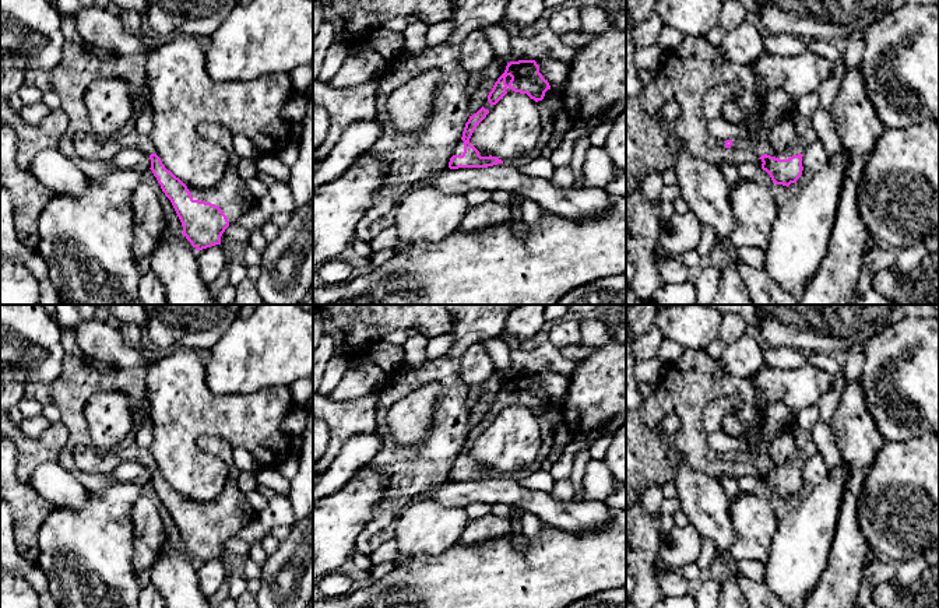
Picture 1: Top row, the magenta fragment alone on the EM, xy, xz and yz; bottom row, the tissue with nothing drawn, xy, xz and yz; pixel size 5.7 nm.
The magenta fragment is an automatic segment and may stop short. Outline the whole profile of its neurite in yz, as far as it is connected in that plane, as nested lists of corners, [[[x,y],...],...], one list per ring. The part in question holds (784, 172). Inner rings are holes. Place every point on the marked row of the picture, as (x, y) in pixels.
[[[796,113],[794,127],[796,134],[792,143],[781,152],[776,152],[766,141],[755,141],[750,138],[718,141],[718,147],[755,152],[763,162],[762,169],[770,175],[773,183],[788,187],[801,178],[803,171],[803,152],[812,141],[817,140],[817,133],[809,117]]]

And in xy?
[[[204,122],[197,133],[208,143],[221,145],[226,154],[224,178],[211,187],[190,187],[165,168],[150,140],[138,131],[124,137],[98,137],[80,131],[74,148],[80,158],[112,162],[123,148],[137,148],[151,159],[151,171],[170,200],[183,226],[183,236],[197,250],[221,245],[225,229],[253,208],[254,196],[238,175],[239,157],[233,150],[233,134],[219,123]]]

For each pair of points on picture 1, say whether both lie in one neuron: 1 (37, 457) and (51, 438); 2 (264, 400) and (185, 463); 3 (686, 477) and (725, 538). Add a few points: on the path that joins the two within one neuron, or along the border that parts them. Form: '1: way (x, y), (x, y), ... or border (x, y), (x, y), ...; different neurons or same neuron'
1: way (39, 453), (51, 442); same neuron
2: way (239, 417), (208, 417), (187, 438); same neuron
3: way (696, 492), (713, 515), (714, 523); same neuron

